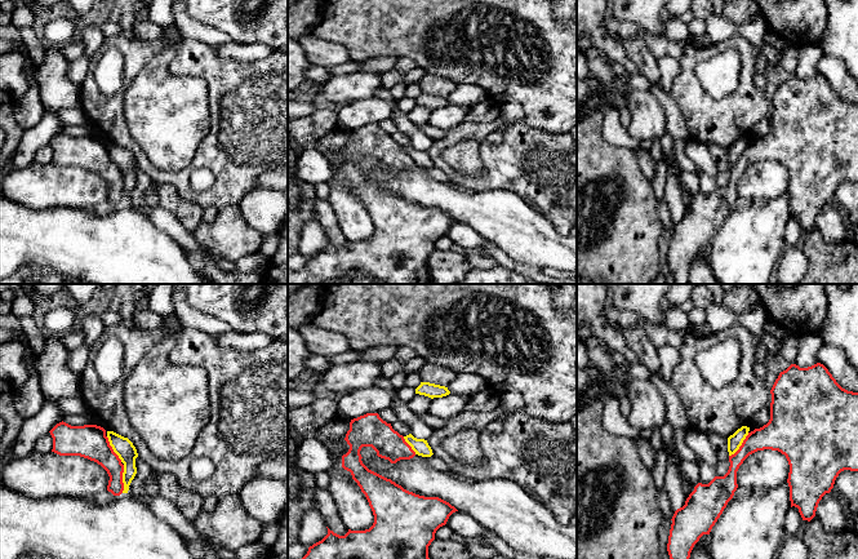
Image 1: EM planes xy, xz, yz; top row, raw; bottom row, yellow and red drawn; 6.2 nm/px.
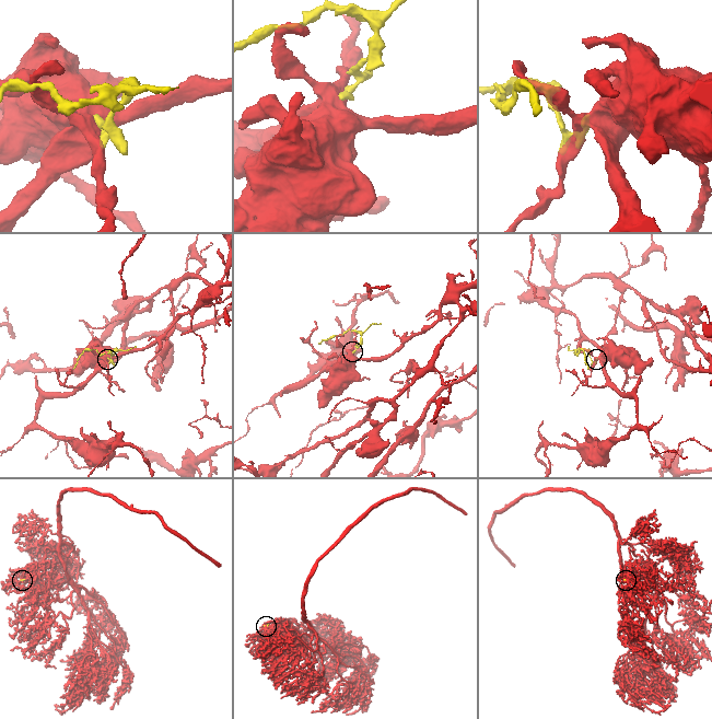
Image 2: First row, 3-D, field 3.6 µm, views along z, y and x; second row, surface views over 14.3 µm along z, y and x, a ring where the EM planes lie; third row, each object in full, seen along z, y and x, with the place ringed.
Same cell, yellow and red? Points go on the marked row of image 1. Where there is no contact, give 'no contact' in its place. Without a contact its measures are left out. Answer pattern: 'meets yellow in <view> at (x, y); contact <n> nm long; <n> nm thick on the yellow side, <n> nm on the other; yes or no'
meets yellow in xy at (123, 479); contact 180 nm long; 120 nm thick on the yellow side, 170 nm on the other; no

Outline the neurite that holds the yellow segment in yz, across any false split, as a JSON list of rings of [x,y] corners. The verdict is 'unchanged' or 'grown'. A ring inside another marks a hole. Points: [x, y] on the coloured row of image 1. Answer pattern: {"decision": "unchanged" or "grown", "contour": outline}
{"decision": "unchanged", "contour": [[[742,426],[738,429],[733,435],[728,438],[728,452],[729,456],[734,454],[739,447],[742,445],[743,440],[748,435],[750,427]]]}

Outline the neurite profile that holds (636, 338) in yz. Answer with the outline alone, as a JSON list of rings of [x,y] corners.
[[[630,327],[624,333],[627,346],[635,352],[641,365],[645,365],[653,374],[659,369],[659,356],[657,347],[649,340],[643,327]]]

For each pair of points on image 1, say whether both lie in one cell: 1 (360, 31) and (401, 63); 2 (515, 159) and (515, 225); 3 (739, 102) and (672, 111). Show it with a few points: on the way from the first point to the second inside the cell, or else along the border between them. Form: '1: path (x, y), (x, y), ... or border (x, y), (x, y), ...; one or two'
1: border (399, 57), (409, 57), (417, 65); two
2: border (485, 190), (511, 190), (539, 212); two
3: border (668, 93), (679, 109), (690, 138); two

